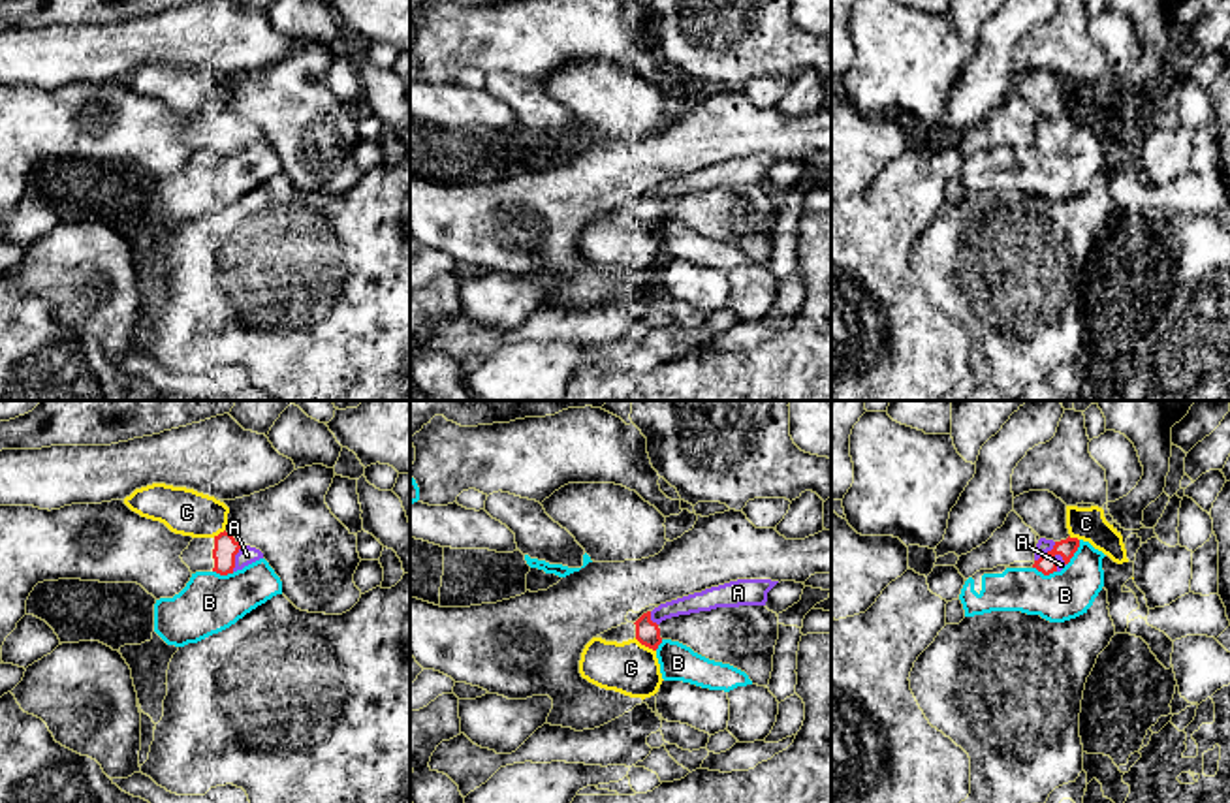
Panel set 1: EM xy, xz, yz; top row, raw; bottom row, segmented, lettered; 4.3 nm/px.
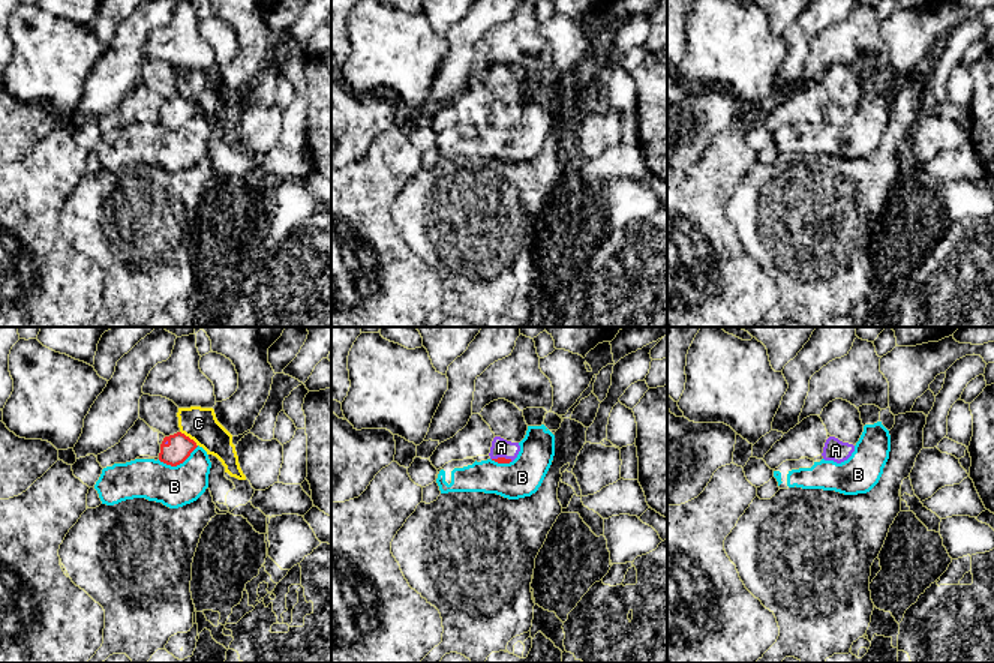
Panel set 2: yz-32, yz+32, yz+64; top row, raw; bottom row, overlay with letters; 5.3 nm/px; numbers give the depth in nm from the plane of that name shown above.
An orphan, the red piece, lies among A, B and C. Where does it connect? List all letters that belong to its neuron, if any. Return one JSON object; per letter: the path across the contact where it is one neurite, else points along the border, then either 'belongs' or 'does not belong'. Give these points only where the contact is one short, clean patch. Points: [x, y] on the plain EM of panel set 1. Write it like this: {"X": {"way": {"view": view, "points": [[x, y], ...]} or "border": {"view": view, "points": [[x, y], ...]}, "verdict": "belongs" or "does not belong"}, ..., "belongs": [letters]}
{"A": {"verdict": "belongs"}, "B": {"verdict": "does not belong"}, "C": {"verdict": "does not belong"}, "belongs": ["A"]}

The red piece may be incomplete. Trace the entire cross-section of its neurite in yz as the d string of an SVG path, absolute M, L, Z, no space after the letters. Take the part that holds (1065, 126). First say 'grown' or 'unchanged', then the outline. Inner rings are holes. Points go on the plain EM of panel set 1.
grown; M1068 115L1066 118L1061 120L1040 117L1034 126L1033 147L1042 150L1044 154L1061 150L1070 141L1078 126L1080 126L1078 117Z

